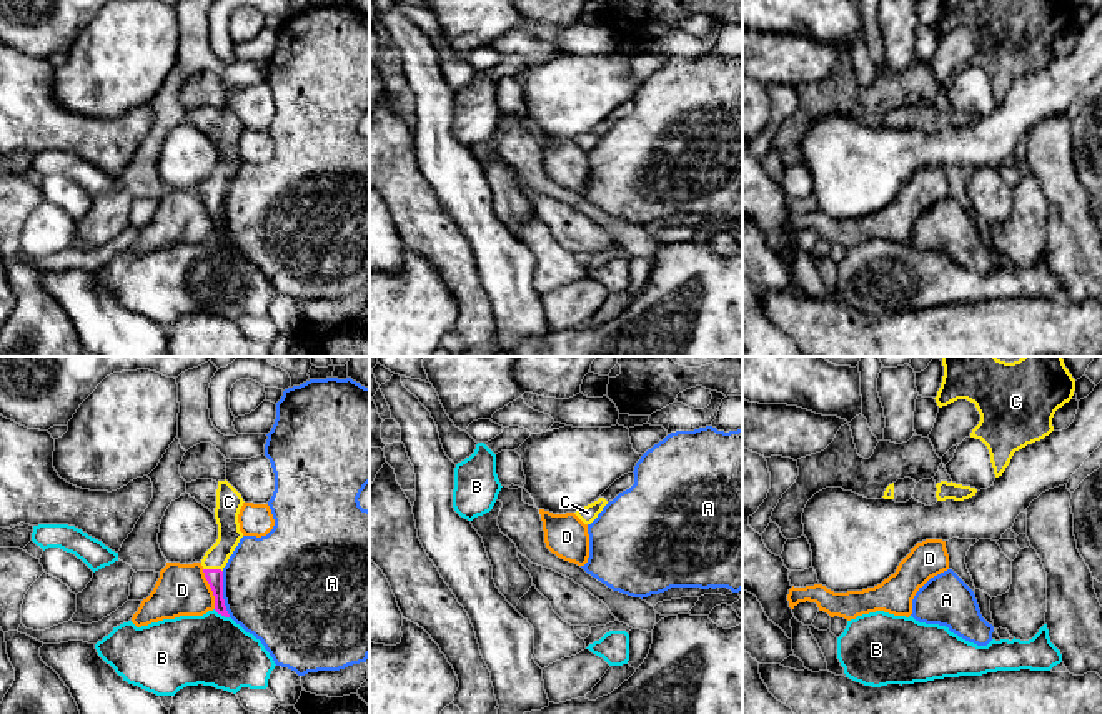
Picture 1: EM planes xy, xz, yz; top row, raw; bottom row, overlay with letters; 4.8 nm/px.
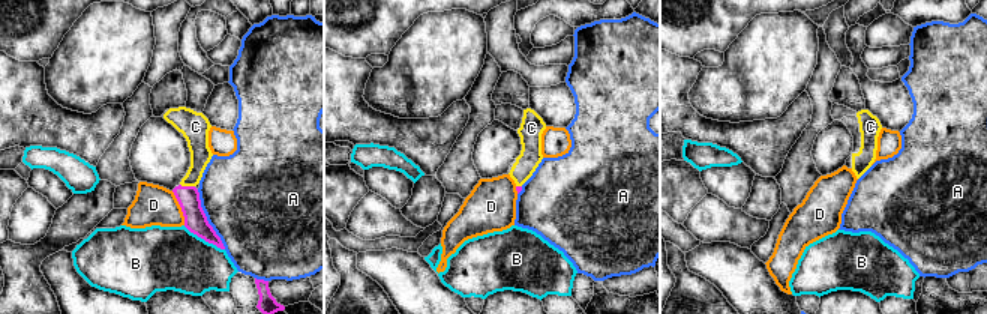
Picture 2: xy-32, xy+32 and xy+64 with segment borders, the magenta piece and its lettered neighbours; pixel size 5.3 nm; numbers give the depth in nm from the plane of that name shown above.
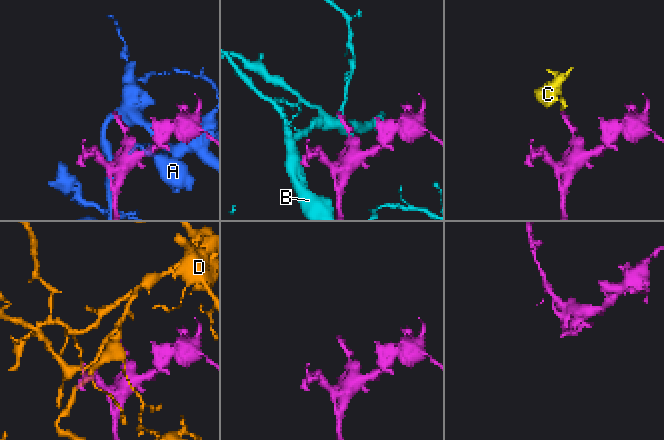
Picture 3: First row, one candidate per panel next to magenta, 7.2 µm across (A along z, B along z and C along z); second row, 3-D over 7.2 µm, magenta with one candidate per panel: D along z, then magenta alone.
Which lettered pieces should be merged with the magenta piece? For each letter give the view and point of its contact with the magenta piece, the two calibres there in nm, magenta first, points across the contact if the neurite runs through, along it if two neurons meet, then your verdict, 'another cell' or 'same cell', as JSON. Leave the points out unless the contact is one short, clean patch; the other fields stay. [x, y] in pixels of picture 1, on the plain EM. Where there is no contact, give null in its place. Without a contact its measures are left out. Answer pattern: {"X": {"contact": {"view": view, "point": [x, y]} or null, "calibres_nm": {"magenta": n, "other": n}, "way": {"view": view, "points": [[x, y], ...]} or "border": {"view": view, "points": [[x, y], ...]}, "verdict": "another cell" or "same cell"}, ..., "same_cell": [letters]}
{"A": {"contact": {"view": "xy", "point": [222, 222]}, "calibres_nm": {"magenta": 80, "other": 480}, "verdict": "another cell"}, "B": {"contact": {"view": "xy", "point": [222, 242]}, "calibres_nm": {"magenta": 80, "other": 340}, "border": {"view": "xy", "points": [[213, 237], [228, 245]]}, "verdict": "another cell"}, "C": {"contact": {"view": "xy", "point": [213, 197]}, "calibres_nm": {"magenta": 80, "other": 110}, "verdict": "same cell"}, "D": {"contact": {"view": "xy", "point": [212, 217]}, "calibres_nm": {"magenta": 80, "other": 260}, "verdict": "another cell"}, "same_cell": ["C"]}

